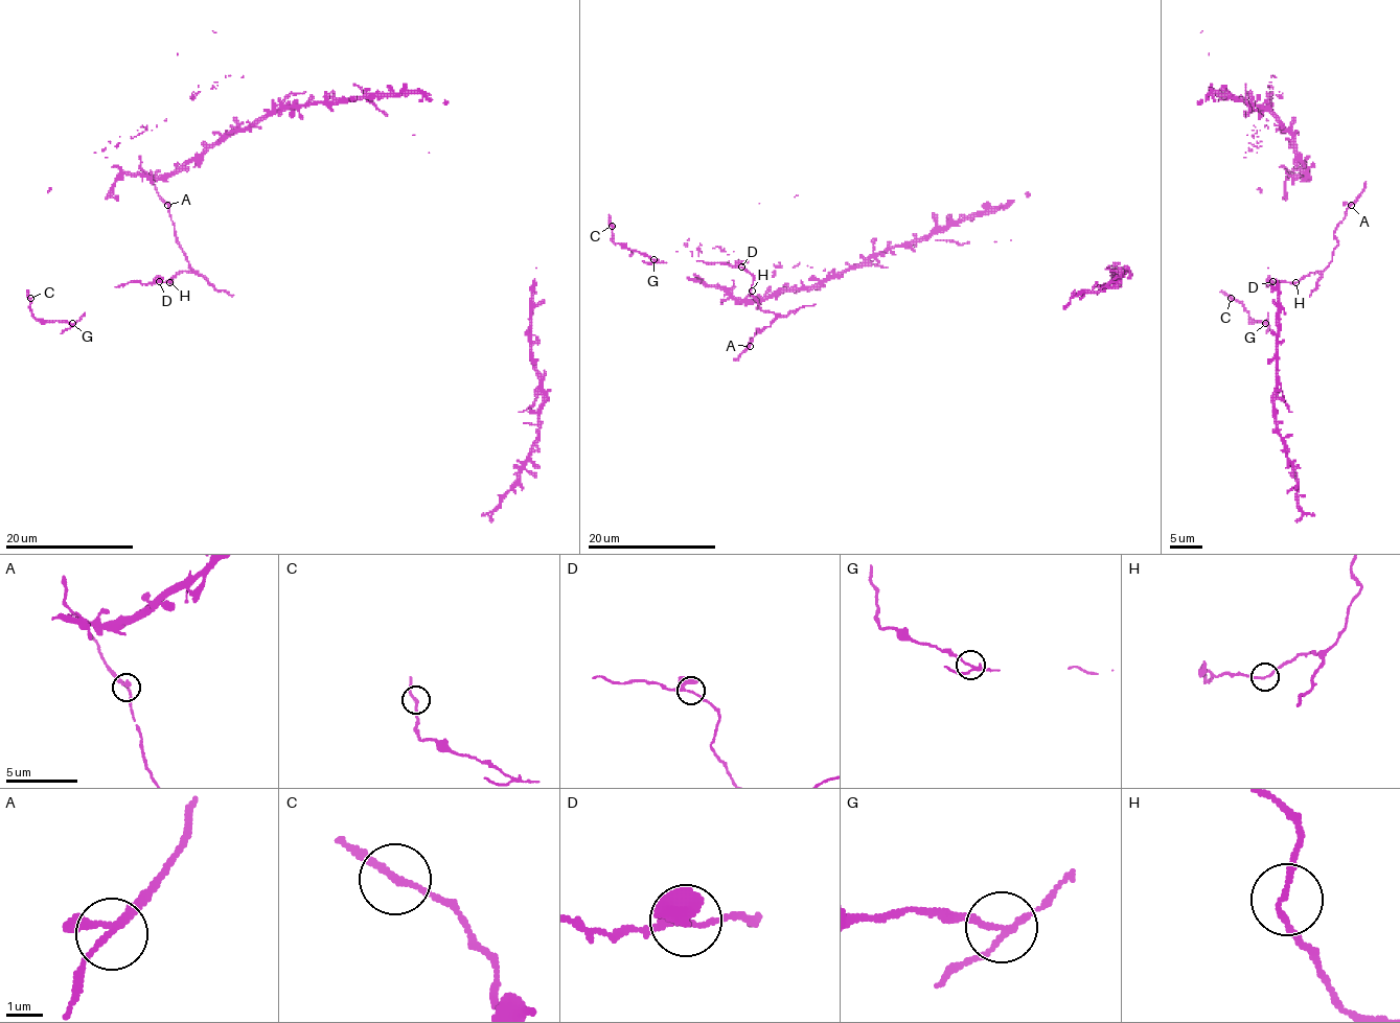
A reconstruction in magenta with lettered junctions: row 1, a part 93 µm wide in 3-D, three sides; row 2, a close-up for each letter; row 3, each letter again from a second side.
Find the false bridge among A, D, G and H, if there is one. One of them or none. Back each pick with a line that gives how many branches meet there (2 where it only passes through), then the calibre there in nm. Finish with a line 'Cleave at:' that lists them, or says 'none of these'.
G: branches 3; calibre 160 nm
Cleave at: G

